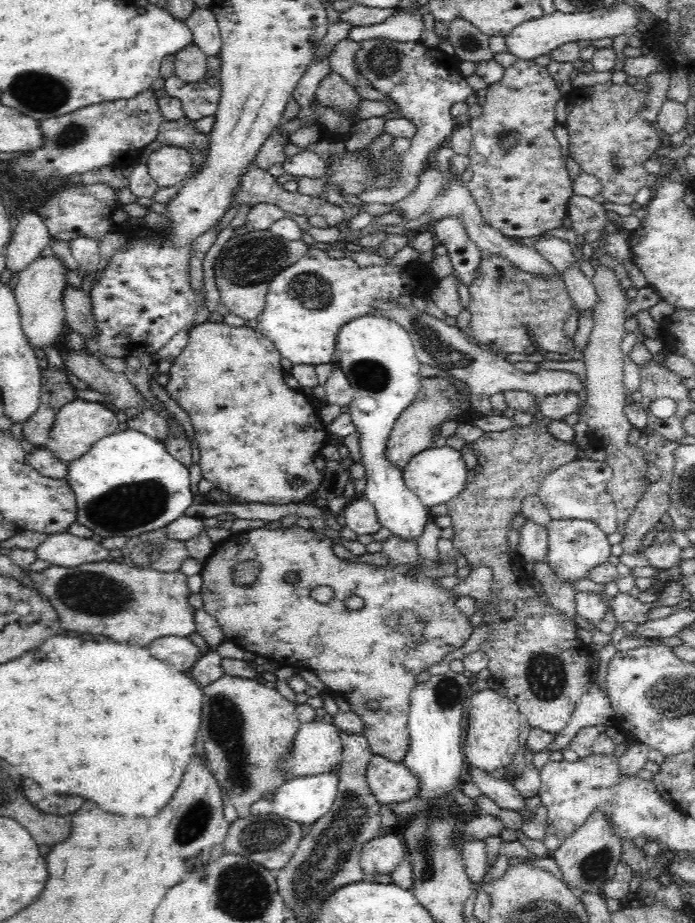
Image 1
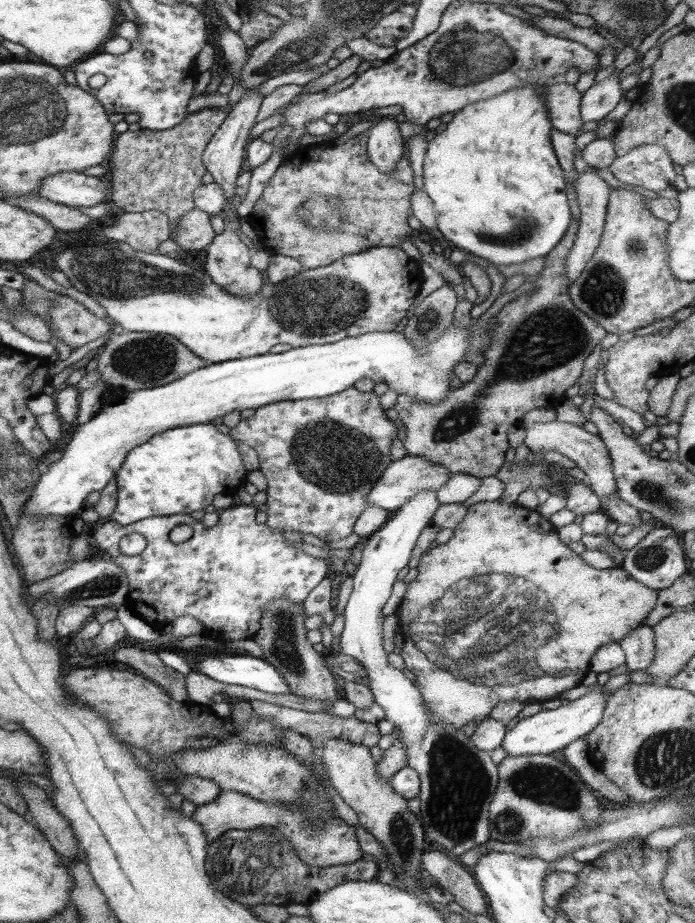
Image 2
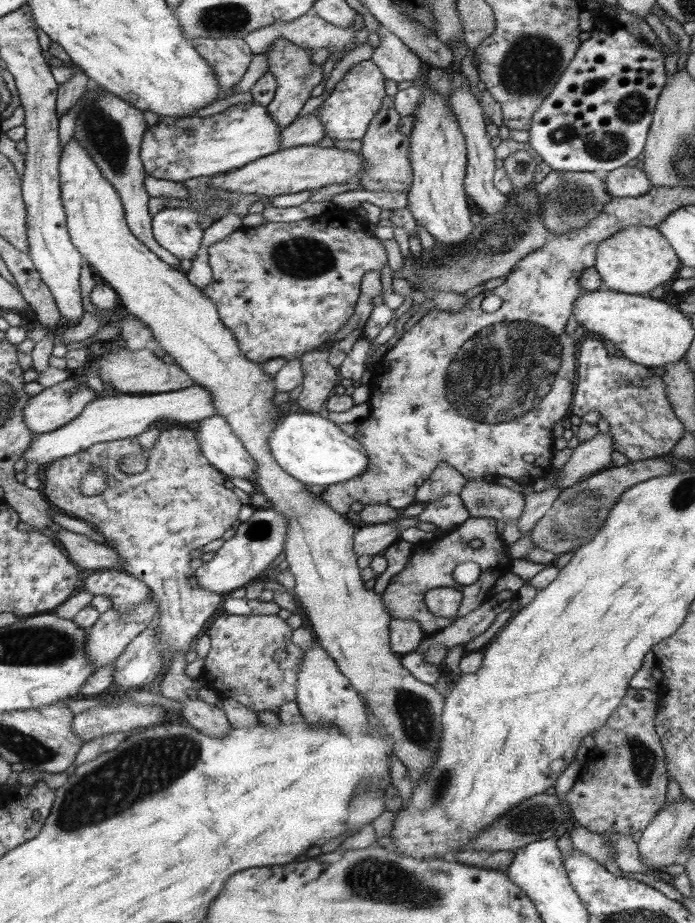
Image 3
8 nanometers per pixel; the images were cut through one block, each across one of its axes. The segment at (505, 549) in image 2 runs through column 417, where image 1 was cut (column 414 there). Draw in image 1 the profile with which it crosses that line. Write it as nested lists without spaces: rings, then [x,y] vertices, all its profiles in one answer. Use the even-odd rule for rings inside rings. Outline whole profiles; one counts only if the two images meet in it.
[[[278,522],[278,524],[264,524],[262,528],[248,530],[248,532],[238,532],[238,534],[232,532],[228,540],[224,540],[224,542],[222,542],[222,540],[220,540],[220,542],[214,542],[214,550],[212,550],[210,558],[204,560],[202,564],[204,564],[204,570],[200,572],[200,576],[202,576],[202,590],[198,592],[198,594],[202,596],[202,600],[204,600],[202,610],[206,610],[206,612],[218,622],[220,630],[224,632],[224,636],[226,636],[230,642],[238,644],[244,652],[252,652],[252,654],[258,654],[258,656],[264,656],[264,658],[272,660],[272,666],[290,666],[290,668],[294,668],[294,670],[298,670],[298,672],[300,672],[300,670],[312,670],[312,672],[326,684],[326,690],[328,690],[328,692],[332,692],[332,694],[344,698],[346,702],[350,702],[352,712],[356,712],[356,714],[362,718],[362,722],[364,722],[364,732],[362,732],[362,734],[368,738],[372,752],[374,752],[376,756],[384,756],[384,758],[388,758],[390,762],[398,762],[398,764],[404,760],[404,756],[408,754],[408,748],[410,748],[410,730],[408,730],[410,716],[408,716],[408,714],[410,714],[410,694],[412,694],[412,690],[414,690],[416,684],[418,684],[416,678],[418,678],[420,674],[428,672],[430,666],[440,664],[440,660],[444,662],[446,654],[450,654],[450,652],[454,652],[454,650],[466,646],[466,642],[470,640],[470,636],[472,636],[474,630],[476,630],[474,624],[470,622],[472,616],[466,616],[466,614],[456,606],[458,598],[462,598],[462,596],[454,594],[454,592],[452,592],[454,588],[442,586],[442,584],[438,582],[438,578],[432,578],[432,576],[428,574],[428,572],[434,568],[432,564],[426,564],[426,562],[420,560],[420,558],[412,560],[412,564],[406,564],[406,560],[400,558],[396,566],[376,566],[376,564],[368,564],[368,562],[360,562],[360,560],[358,560],[358,562],[354,562],[354,560],[342,560],[342,558],[334,556],[334,552],[332,552],[332,540],[330,540],[330,538],[326,538],[322,532],[306,530],[306,528],[300,528],[300,526],[282,526],[282,524]],[[246,560],[256,560],[256,562],[260,564],[260,572],[258,572],[258,576],[256,576],[256,580],[254,580],[252,584],[246,584],[246,586],[244,586],[244,584],[236,584],[236,580],[234,580],[234,568],[236,568],[240,562],[246,562]],[[318,586],[330,586],[330,588],[334,590],[334,598],[332,598],[330,604],[306,602],[306,600],[308,600],[306,596],[310,596],[310,592],[312,592],[314,588],[318,588]],[[352,596],[362,598],[362,602],[364,602],[362,610],[348,610],[346,600],[352,598]],[[368,702],[376,702],[376,704],[378,704],[376,710],[370,710],[370,708],[368,708]]]

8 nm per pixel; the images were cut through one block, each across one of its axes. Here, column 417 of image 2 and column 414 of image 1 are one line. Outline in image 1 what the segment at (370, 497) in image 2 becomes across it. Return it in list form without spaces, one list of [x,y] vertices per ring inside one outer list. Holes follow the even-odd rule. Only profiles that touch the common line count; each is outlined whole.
[[[434,446],[430,450],[416,454],[402,472],[404,472],[404,482],[408,490],[412,490],[428,510],[440,504],[448,504],[462,490],[466,490],[468,474],[470,474],[462,452],[452,446]]]

